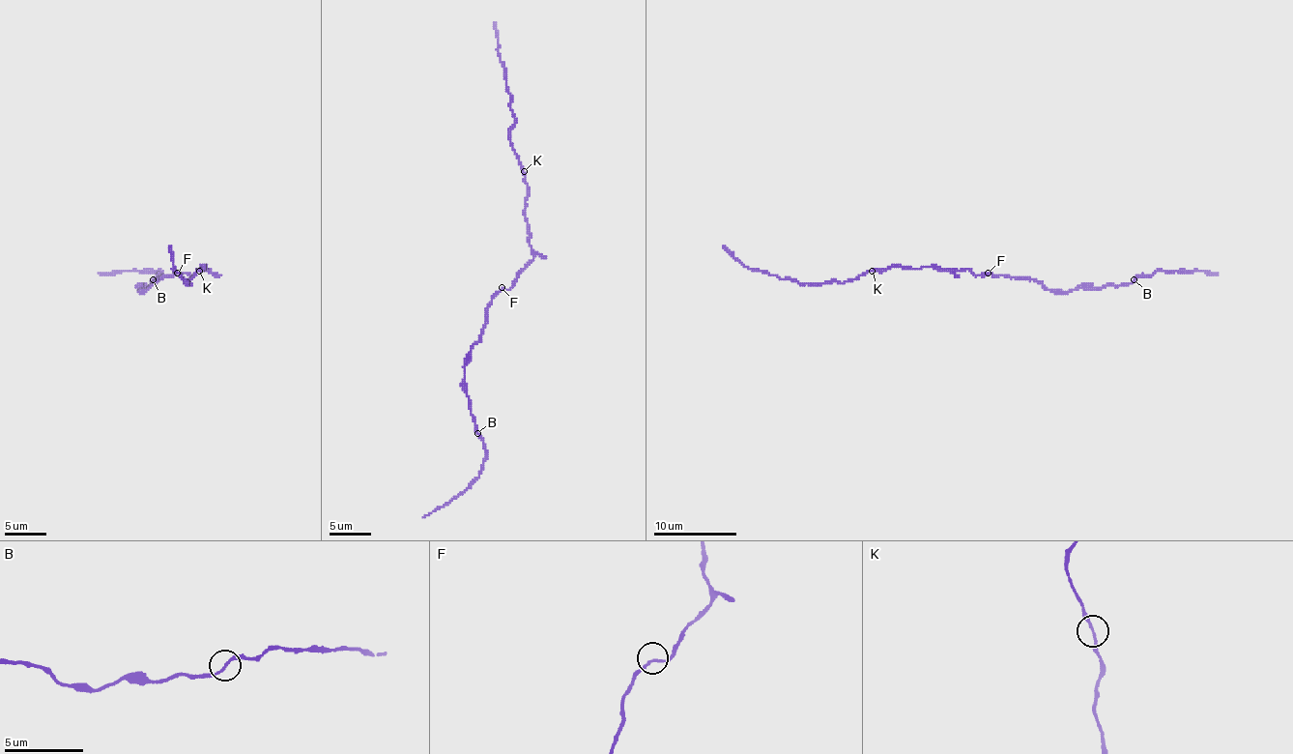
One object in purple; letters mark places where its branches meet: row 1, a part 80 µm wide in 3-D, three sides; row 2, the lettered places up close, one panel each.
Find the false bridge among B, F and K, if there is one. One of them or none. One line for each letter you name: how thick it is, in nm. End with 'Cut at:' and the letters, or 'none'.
Cut at: none

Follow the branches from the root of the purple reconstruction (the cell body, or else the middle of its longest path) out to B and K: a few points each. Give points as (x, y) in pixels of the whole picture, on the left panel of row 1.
B: (187, 275), (164, 275), (148, 289), (140, 292), (140, 287), (148, 285), (152, 279)
K: (187, 275), (194, 275), (200, 269), (209, 271), (202, 267), (198, 271)

